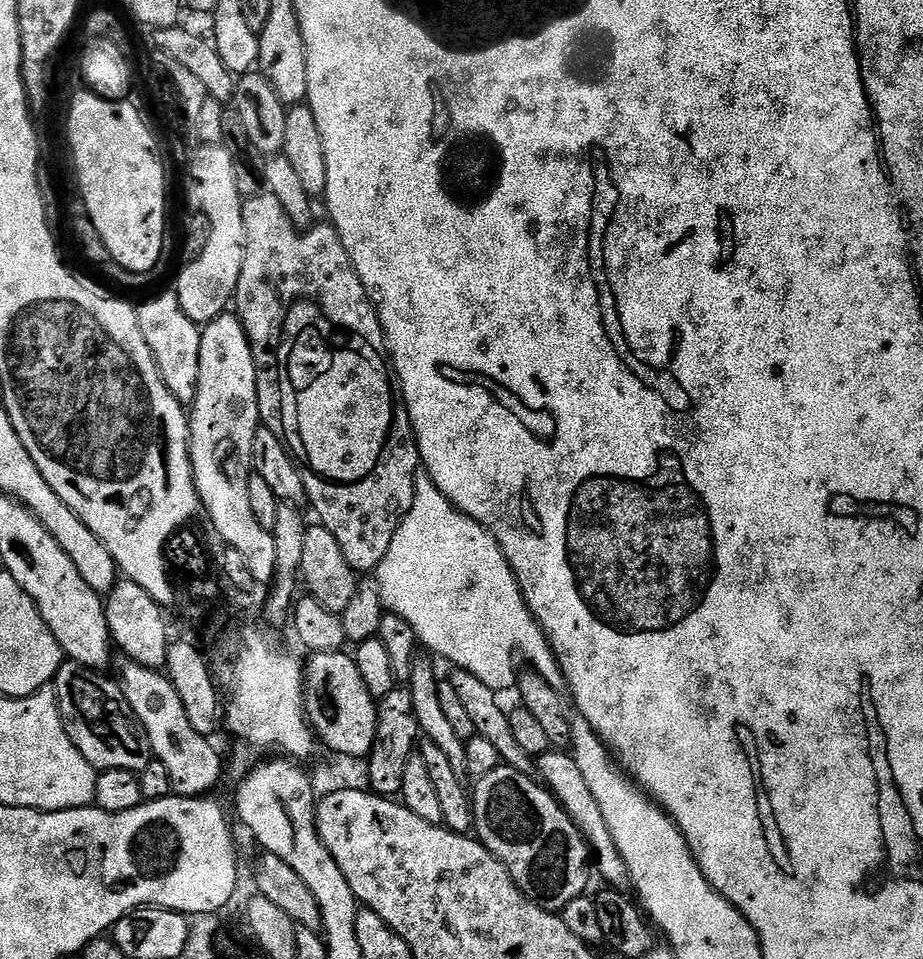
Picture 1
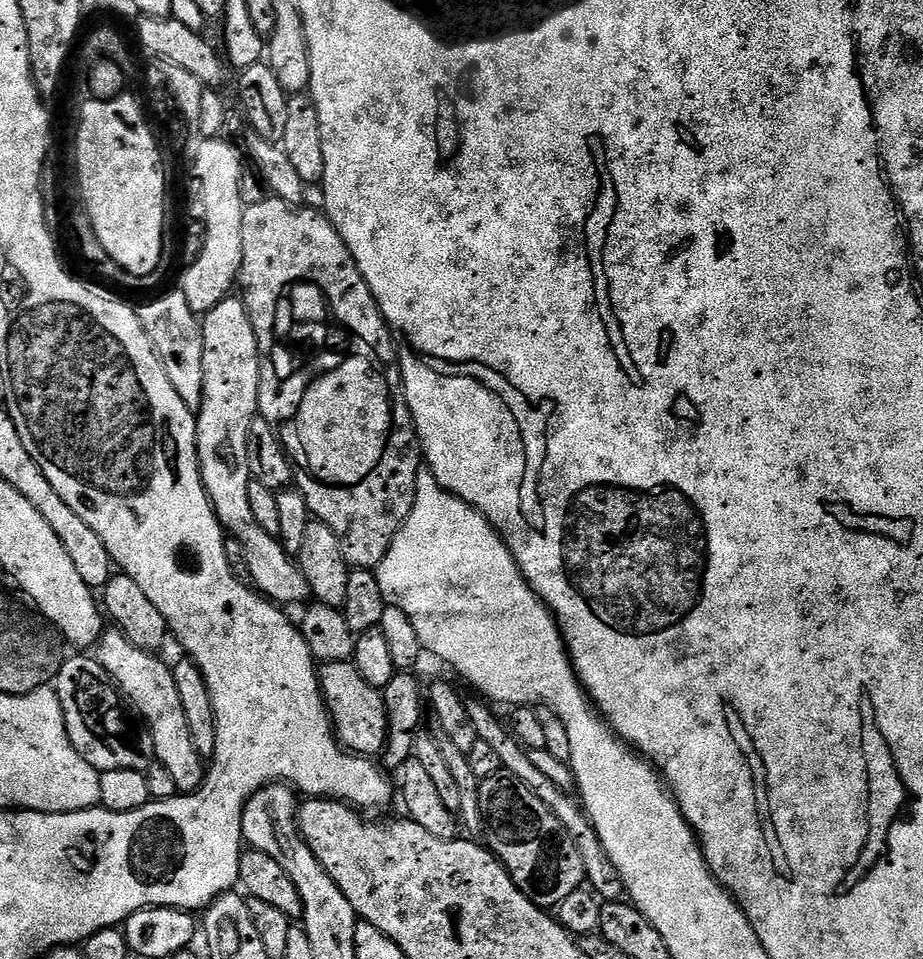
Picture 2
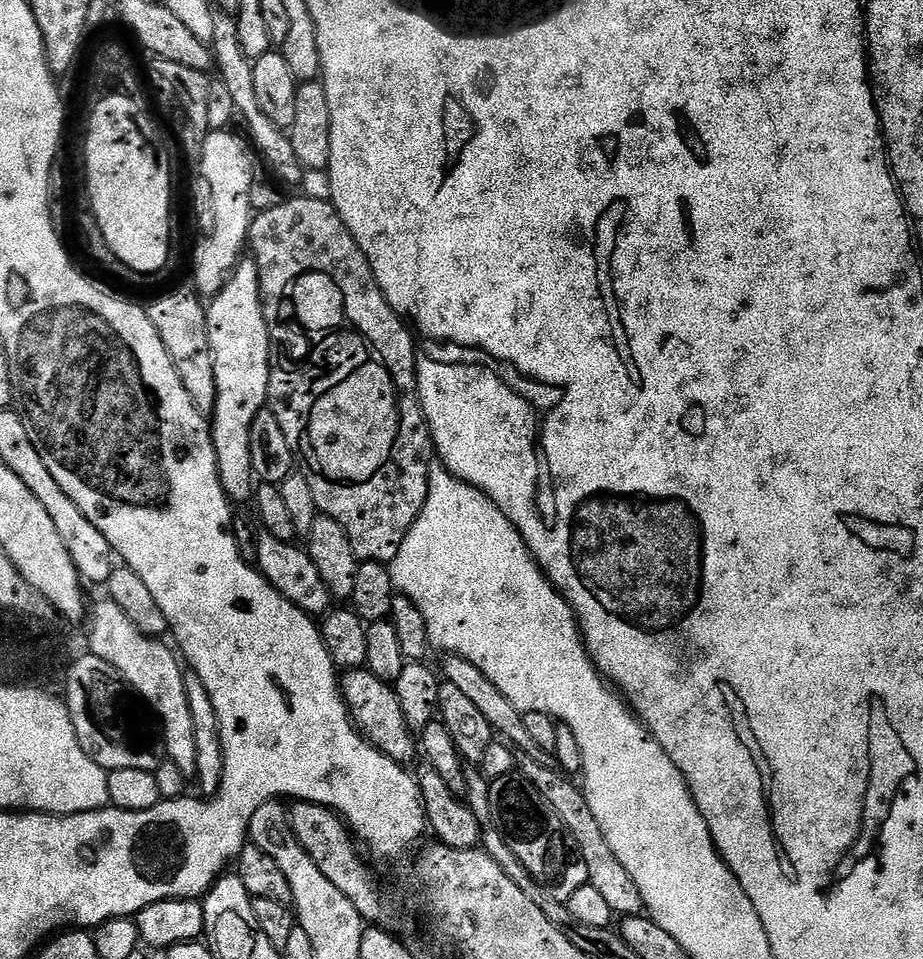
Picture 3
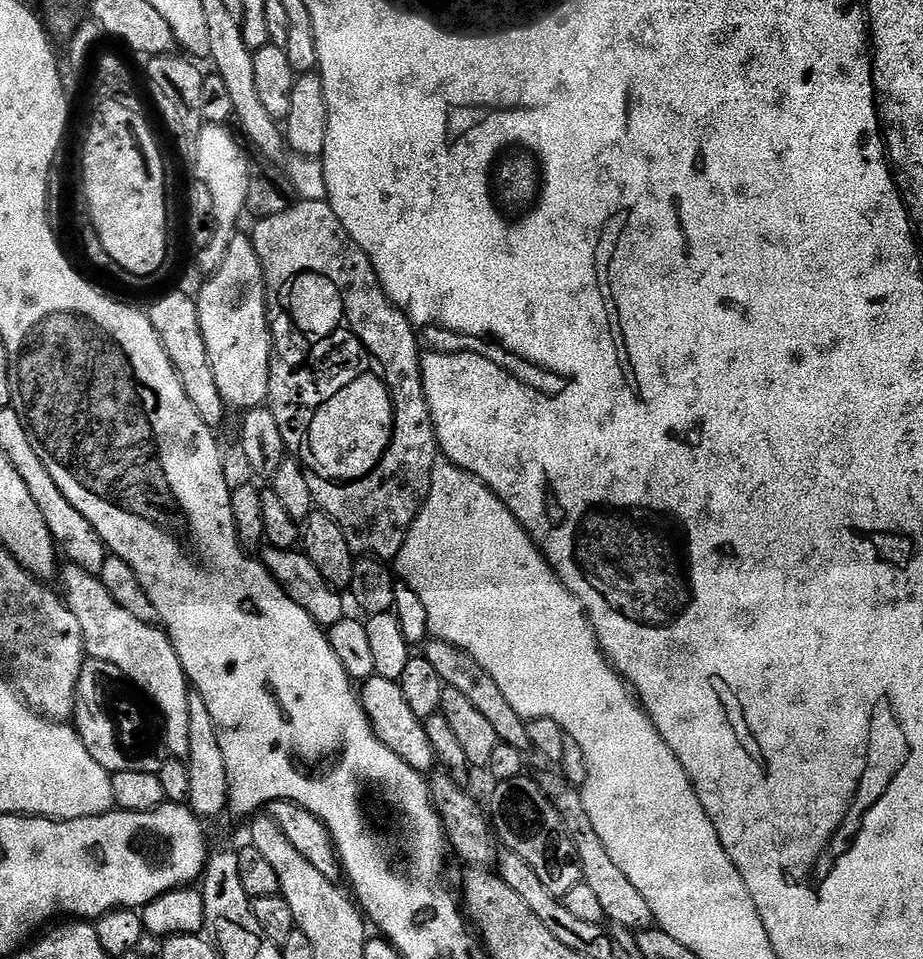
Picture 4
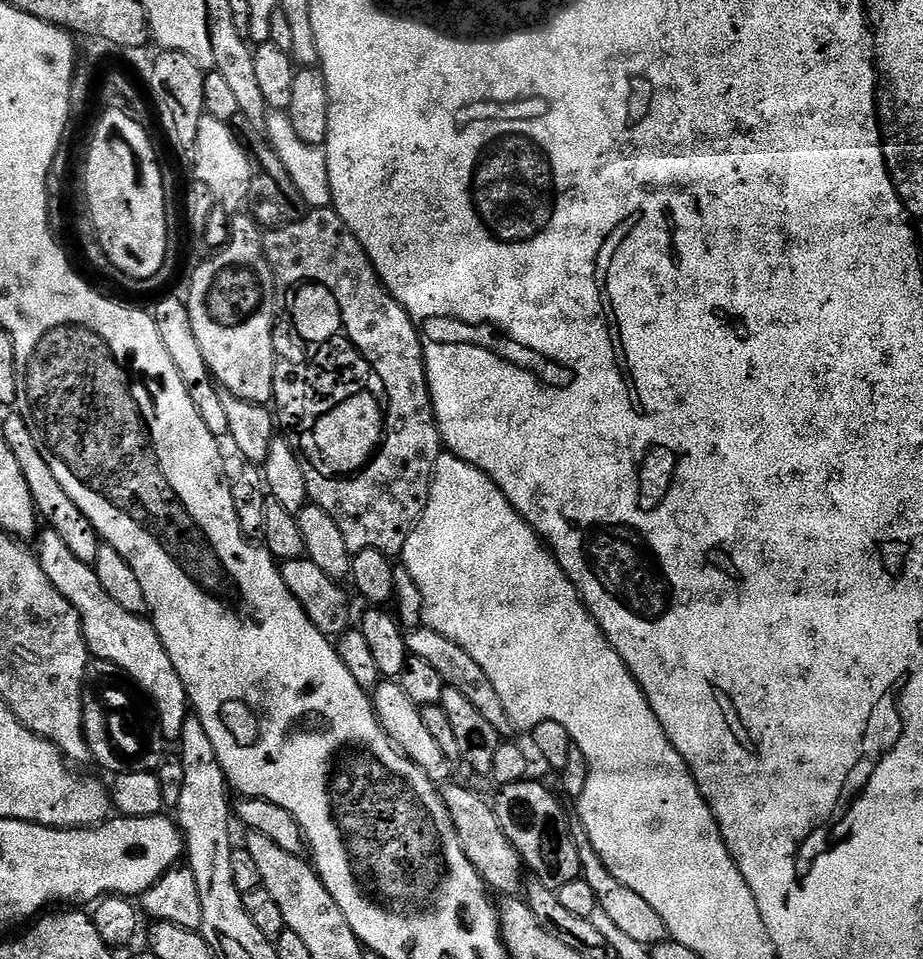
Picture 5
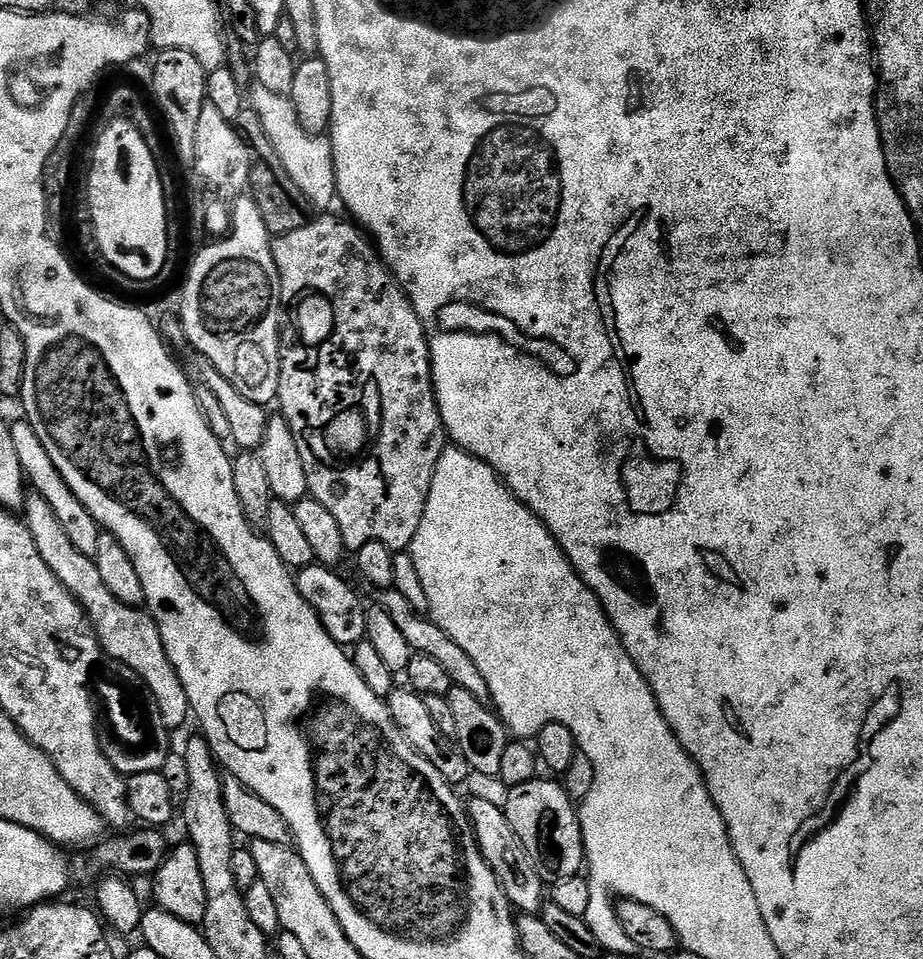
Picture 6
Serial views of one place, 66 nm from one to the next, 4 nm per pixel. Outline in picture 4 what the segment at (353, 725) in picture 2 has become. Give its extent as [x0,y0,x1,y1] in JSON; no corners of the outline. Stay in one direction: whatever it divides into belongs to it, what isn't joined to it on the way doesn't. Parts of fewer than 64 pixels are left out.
[358,676,438,774]

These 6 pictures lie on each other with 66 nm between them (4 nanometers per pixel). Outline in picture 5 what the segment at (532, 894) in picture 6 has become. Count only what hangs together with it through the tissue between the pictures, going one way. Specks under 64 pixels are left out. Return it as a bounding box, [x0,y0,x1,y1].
[442,783,526,898]

